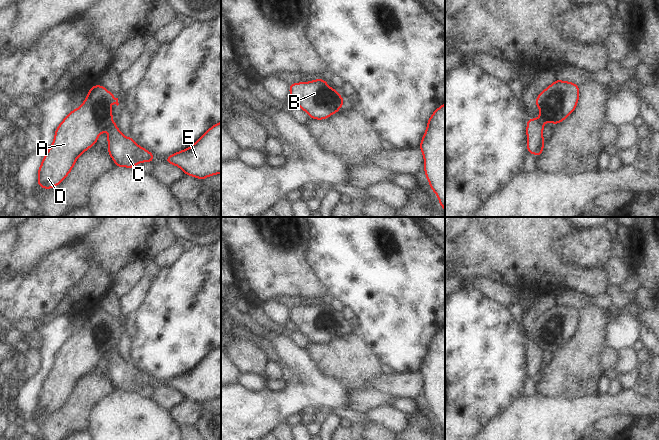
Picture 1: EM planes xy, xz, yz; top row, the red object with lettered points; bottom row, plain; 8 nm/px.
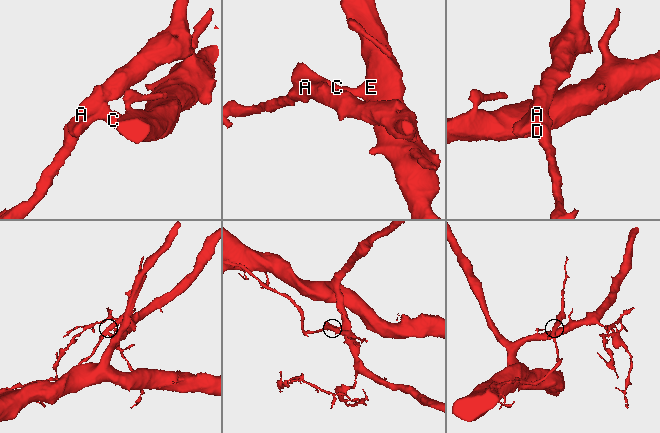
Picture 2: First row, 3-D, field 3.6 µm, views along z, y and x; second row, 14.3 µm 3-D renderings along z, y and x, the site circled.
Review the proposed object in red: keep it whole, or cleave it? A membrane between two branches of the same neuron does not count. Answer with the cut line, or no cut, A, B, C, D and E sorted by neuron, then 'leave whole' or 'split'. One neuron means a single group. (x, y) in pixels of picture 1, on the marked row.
cut xy (110, 117), (104, 120), (101, 131); groups A B D / C E; split

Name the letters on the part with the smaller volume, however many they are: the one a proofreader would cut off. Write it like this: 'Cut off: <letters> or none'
Cut off: A, B, D

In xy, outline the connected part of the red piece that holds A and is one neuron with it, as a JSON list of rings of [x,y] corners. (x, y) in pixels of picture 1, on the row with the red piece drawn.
[[[95,85],[89,88],[82,105],[63,119],[39,167],[37,184],[40,187],[51,189],[59,185],[77,158],[96,144],[105,119],[113,115],[110,103],[118,106],[118,98],[102,85]]]

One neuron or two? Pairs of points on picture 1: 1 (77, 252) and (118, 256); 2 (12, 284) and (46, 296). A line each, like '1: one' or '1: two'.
1: two
2: one

